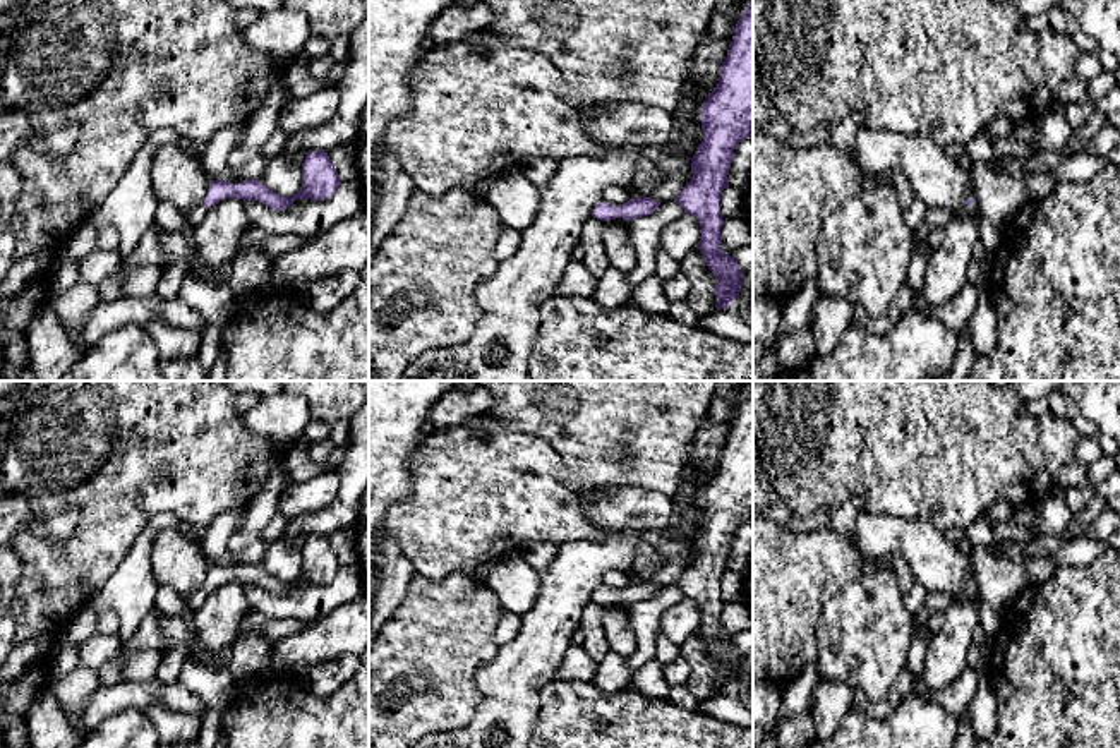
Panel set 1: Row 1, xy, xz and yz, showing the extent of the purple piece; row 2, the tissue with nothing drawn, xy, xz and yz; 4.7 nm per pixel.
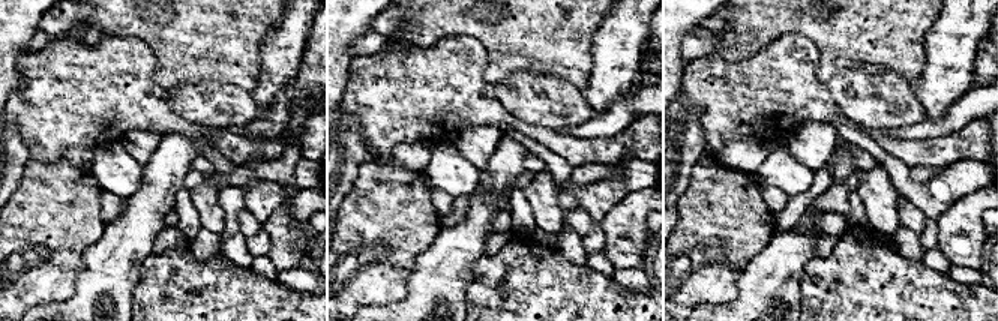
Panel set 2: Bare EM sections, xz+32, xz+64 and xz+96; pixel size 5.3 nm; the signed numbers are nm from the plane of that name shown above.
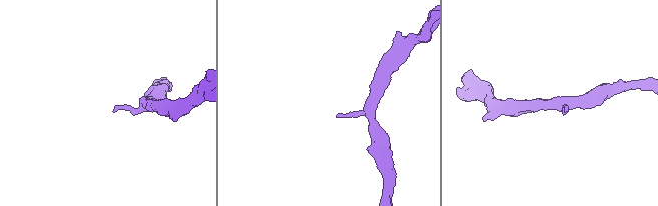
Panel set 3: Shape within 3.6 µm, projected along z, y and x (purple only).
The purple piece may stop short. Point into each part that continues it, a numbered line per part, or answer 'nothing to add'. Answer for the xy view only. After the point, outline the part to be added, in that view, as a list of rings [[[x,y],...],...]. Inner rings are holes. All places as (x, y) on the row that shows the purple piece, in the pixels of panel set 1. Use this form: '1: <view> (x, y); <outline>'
nothing to add

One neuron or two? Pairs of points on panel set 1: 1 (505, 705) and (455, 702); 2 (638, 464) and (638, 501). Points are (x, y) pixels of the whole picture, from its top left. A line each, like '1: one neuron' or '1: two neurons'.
1: two neurons
2: two neurons

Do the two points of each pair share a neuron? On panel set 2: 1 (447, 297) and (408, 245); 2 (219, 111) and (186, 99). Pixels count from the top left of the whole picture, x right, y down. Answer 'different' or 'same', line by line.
1: different
2: same

